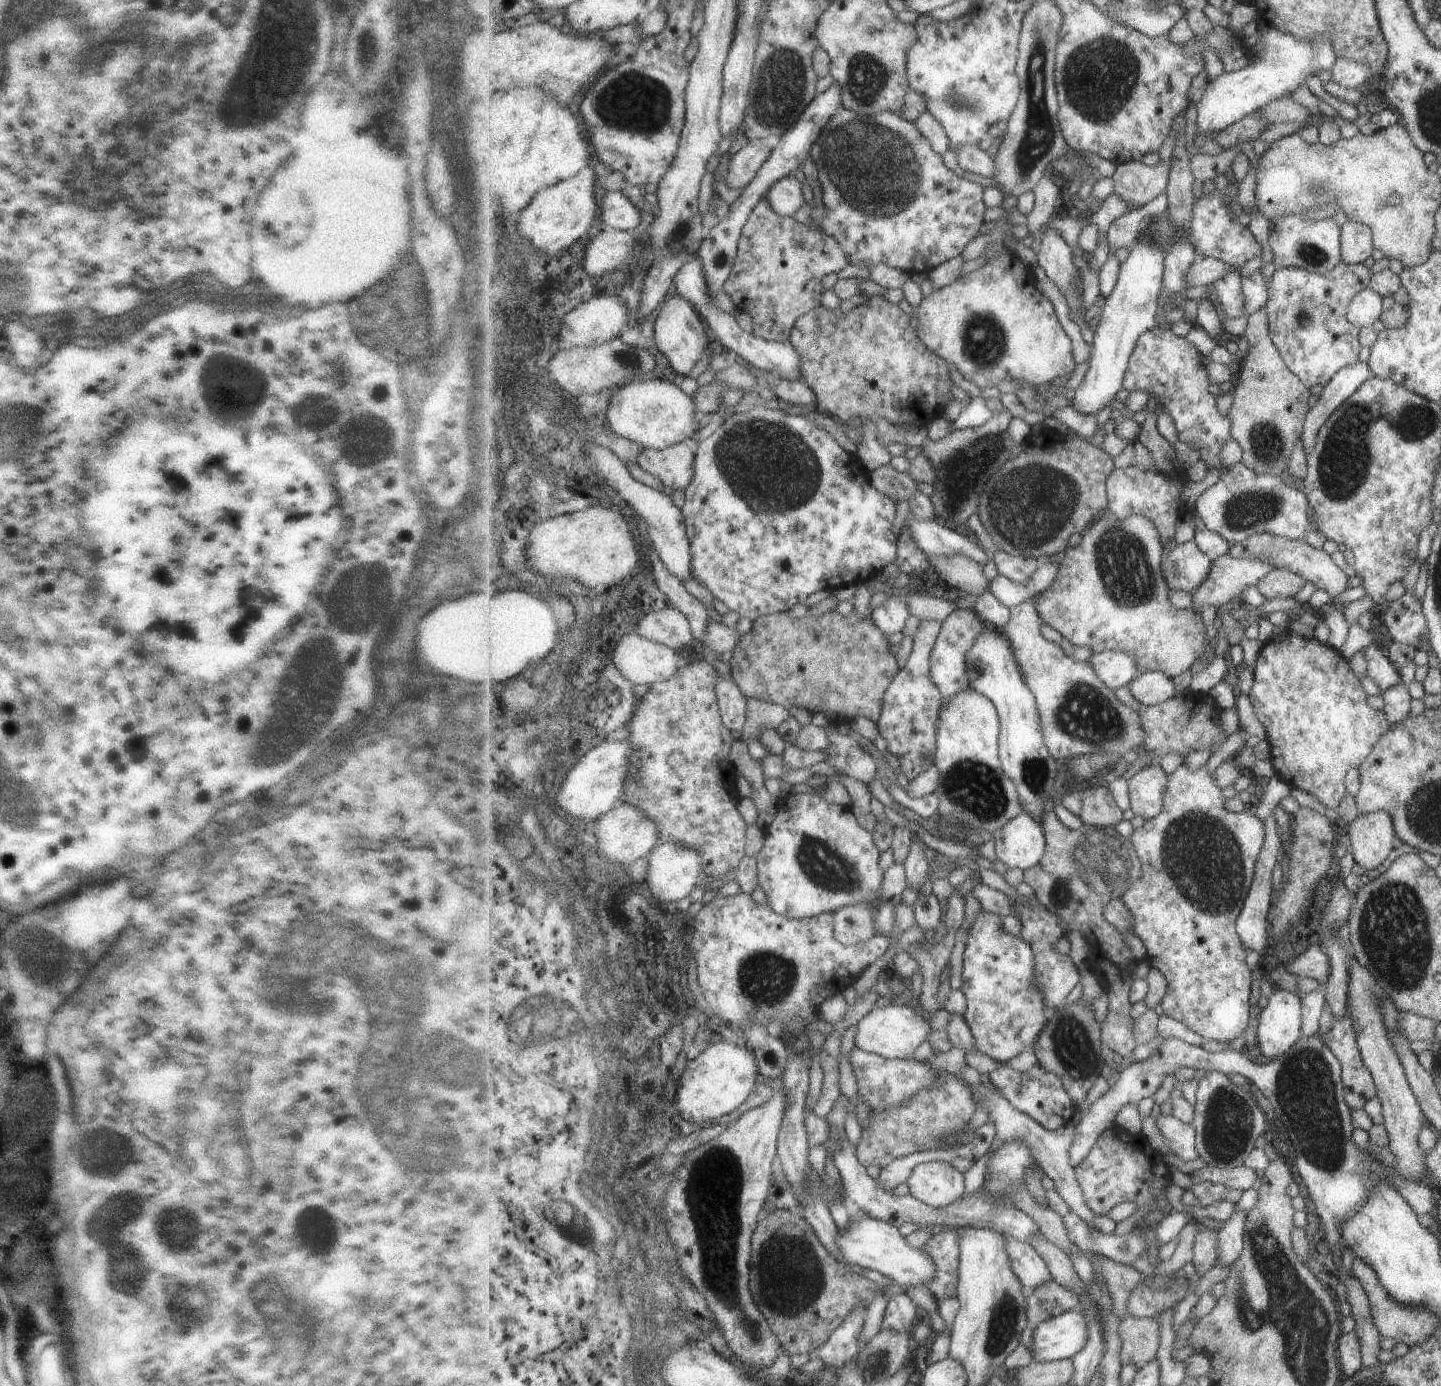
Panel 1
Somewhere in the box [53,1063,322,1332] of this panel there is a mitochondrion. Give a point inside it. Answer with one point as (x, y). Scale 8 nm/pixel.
(124, 1269)

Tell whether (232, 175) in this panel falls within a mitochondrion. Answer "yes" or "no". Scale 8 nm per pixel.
no

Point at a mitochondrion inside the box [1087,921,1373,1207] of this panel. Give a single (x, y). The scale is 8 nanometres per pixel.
(1305, 1089)

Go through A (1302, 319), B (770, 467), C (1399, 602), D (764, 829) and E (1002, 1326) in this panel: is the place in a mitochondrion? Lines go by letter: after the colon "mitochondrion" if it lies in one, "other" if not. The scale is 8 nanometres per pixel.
A: mitochondrion
B: mitochondrion
C: other
D: other
E: mitochondrion

